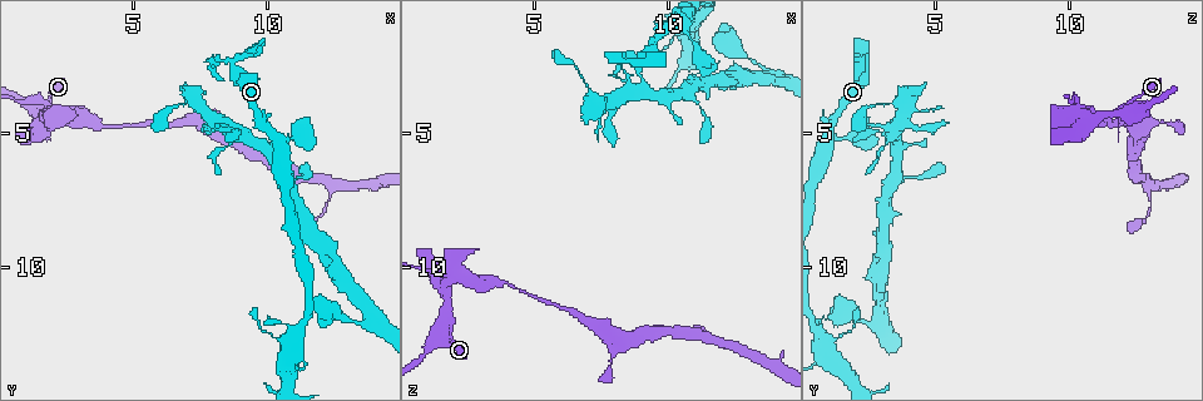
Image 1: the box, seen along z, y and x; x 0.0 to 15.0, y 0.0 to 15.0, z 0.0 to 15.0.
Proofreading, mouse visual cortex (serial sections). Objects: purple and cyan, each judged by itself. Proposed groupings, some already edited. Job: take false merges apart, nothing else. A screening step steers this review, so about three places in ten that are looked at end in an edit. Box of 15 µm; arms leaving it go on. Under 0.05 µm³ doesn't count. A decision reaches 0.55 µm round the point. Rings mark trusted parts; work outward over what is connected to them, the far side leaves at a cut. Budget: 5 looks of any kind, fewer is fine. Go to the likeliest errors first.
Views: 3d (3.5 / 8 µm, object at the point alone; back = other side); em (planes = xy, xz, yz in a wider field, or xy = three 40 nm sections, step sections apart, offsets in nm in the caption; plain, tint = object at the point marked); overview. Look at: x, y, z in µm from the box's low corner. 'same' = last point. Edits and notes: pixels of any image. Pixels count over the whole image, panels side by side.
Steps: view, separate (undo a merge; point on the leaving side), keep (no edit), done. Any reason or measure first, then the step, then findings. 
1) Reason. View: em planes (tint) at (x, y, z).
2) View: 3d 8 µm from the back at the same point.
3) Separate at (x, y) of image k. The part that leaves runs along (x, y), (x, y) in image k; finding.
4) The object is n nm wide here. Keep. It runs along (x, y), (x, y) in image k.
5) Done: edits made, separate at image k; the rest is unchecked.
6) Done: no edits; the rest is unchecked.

Three-way junction. View: em xy step 5 (tint) at (8.8, 2.2, 2.3).

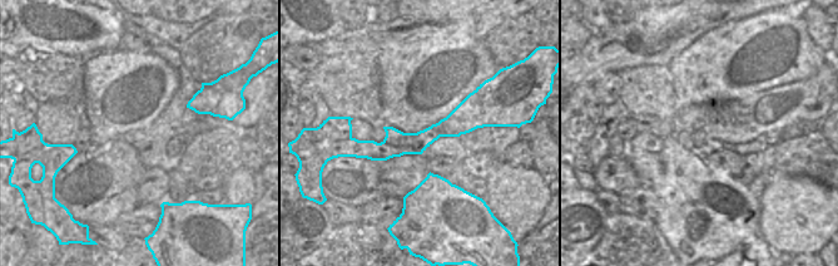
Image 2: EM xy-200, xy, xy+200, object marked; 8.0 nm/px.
View: 3d 3.5 µm at the same point.

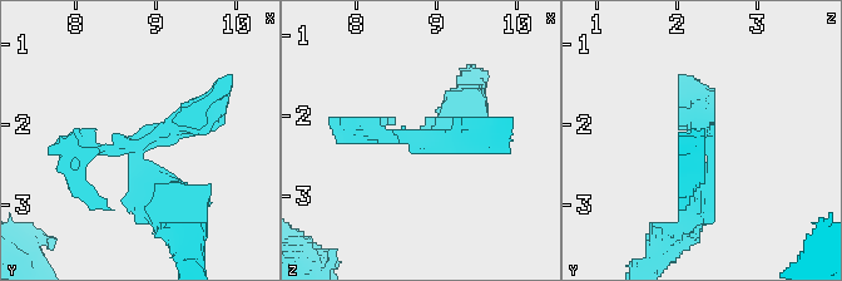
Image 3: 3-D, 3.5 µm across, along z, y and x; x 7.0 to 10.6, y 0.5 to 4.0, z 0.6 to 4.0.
3 arms meet here. Separate at (89, 142) of image 3. The part that leaves runs along (140, 154), (229, 77) in image 3; two cells meet here.

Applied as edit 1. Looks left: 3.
View: overview.

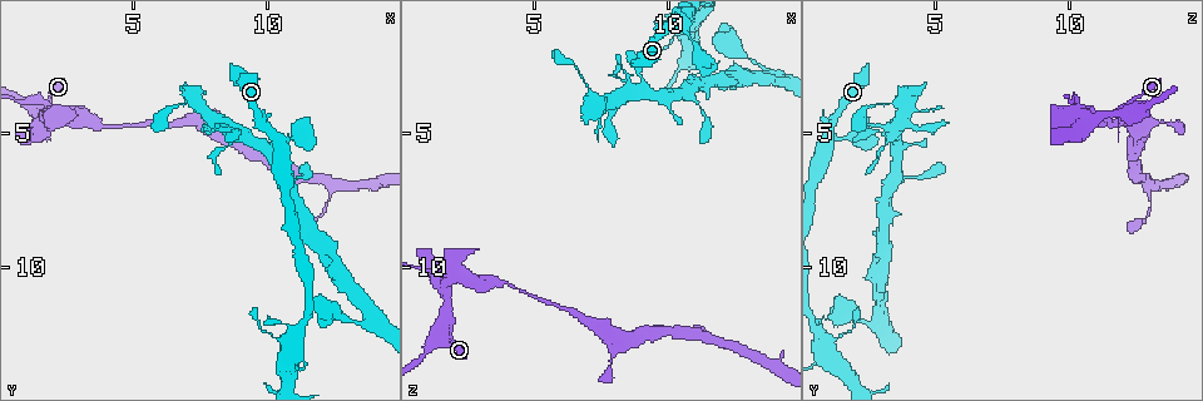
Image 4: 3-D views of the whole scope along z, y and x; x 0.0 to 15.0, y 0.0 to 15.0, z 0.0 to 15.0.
Side arm on a straight run. View: em xy step 5 (tint) at (1.9, 3.9, 12.1).

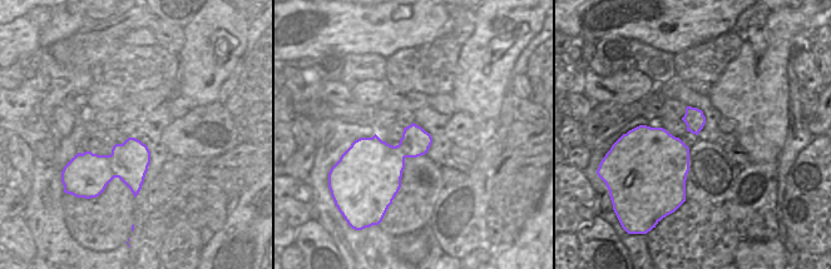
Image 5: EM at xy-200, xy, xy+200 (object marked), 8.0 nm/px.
See where the arms go. View: 3d 3.5 µm at the same point.

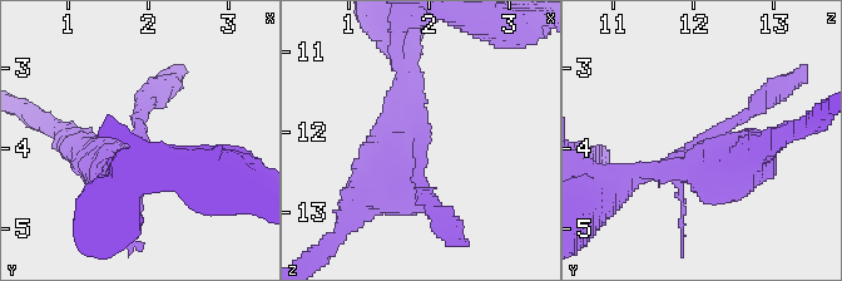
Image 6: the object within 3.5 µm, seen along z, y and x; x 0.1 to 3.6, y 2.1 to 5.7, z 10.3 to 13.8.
Separate at (164, 151) of image 6. Two cells meet here.

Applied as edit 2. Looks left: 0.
Done: edits made, separate at image 3, separate at image 6; the rest is unchecked.

